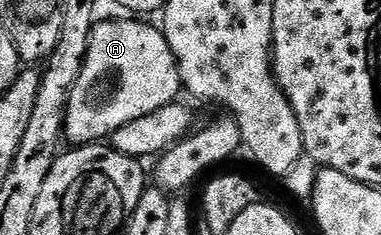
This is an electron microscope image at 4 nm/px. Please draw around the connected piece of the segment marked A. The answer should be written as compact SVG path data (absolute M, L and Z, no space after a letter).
M100 19L91 32L83 69L67 99L65 136L72 140L72 145L82 146L106 141L117 130L121 130L121 126L137 122L137 118L145 118L145 114L153 114L153 110L164 108L166 104L174 104L180 99L179 66L162 31L156 25L154 28L151 24L142 24L139 21L142 19L127 19L131 20Z

